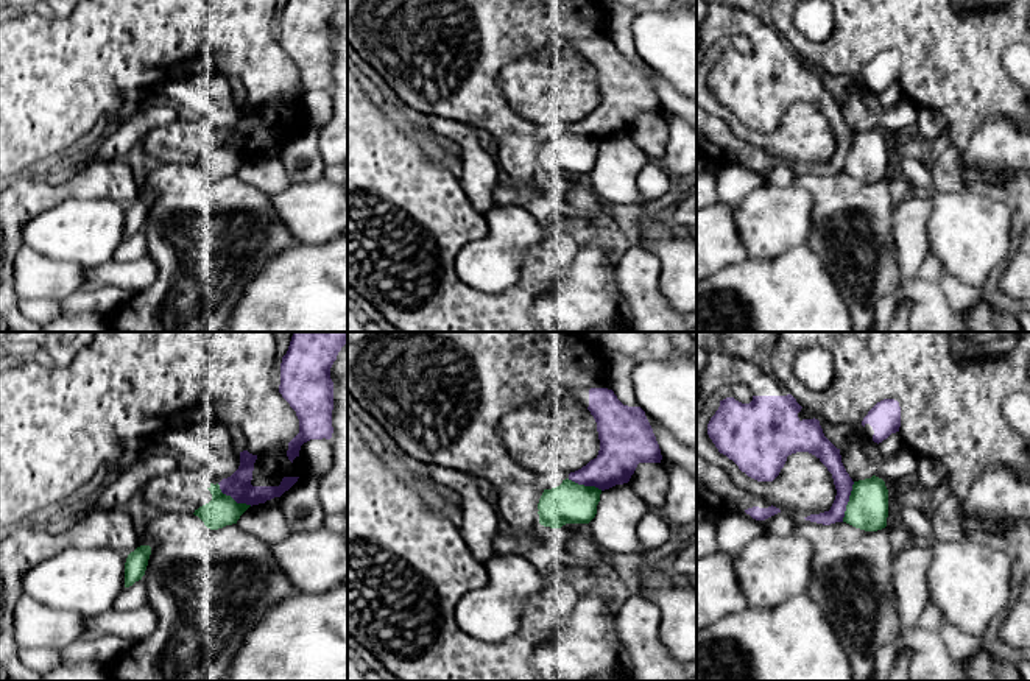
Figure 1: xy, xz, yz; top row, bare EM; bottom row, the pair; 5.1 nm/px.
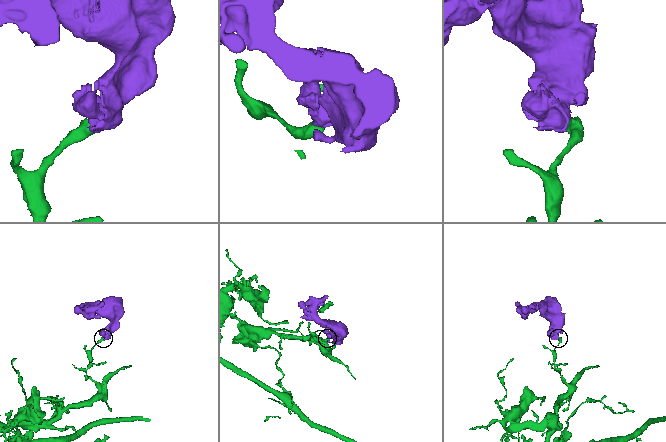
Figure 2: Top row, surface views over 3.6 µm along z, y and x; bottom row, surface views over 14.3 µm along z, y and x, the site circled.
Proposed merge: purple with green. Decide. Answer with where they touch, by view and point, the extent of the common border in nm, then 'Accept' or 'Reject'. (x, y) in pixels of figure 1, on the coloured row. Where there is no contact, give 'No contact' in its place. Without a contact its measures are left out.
Touches purple at yz (848, 501). Shared border 220 nm. Reject

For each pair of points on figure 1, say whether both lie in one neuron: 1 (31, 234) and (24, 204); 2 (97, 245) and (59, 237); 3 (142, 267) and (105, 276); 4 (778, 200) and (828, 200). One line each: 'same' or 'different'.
1: different
2: same
3: same
4: different

